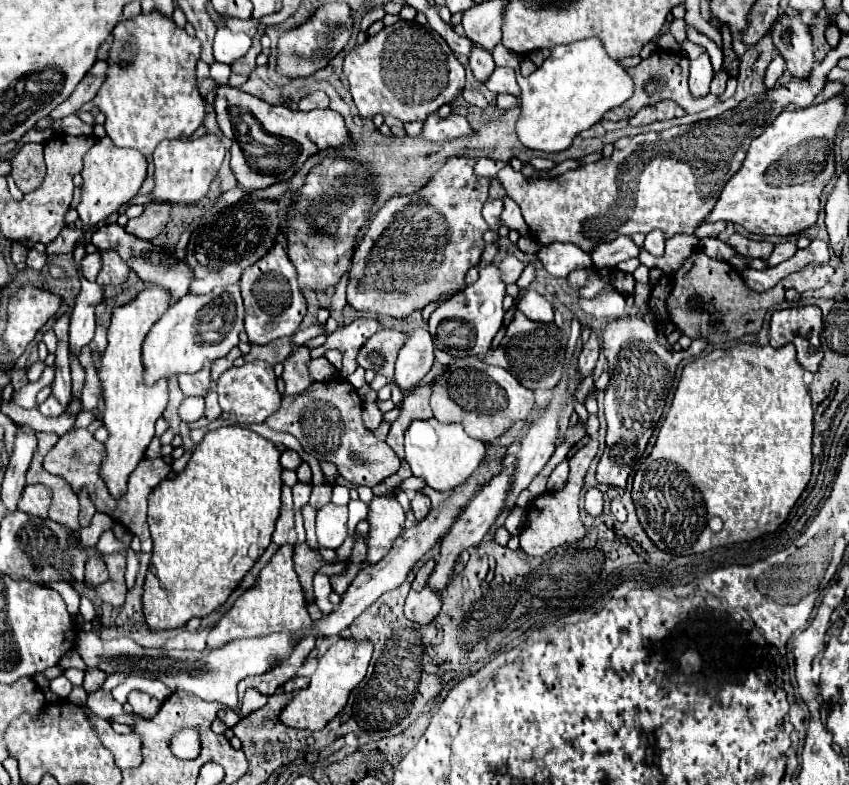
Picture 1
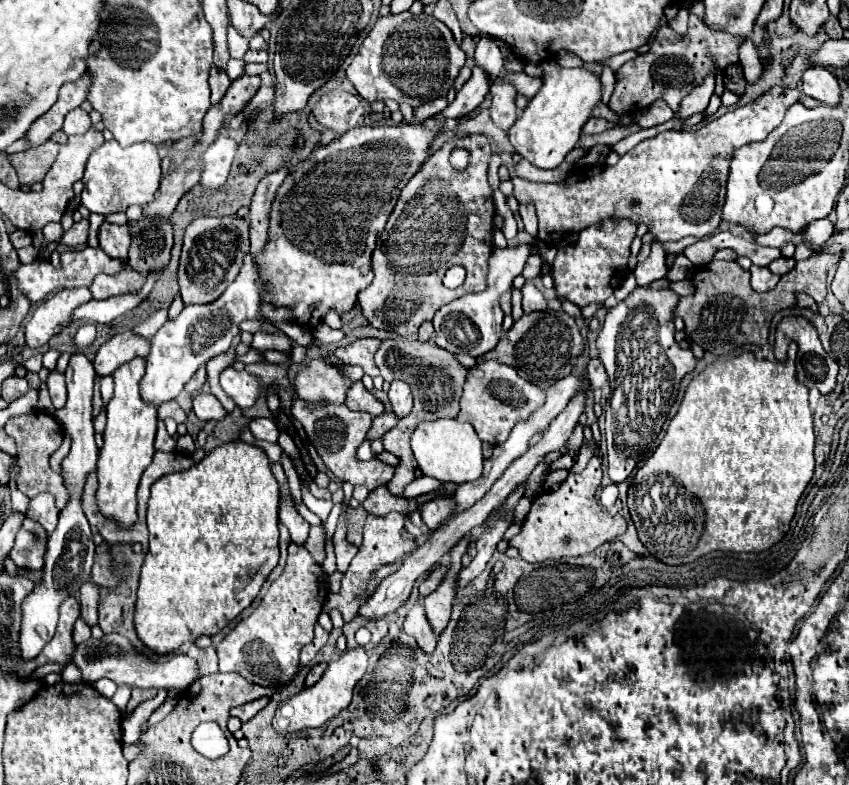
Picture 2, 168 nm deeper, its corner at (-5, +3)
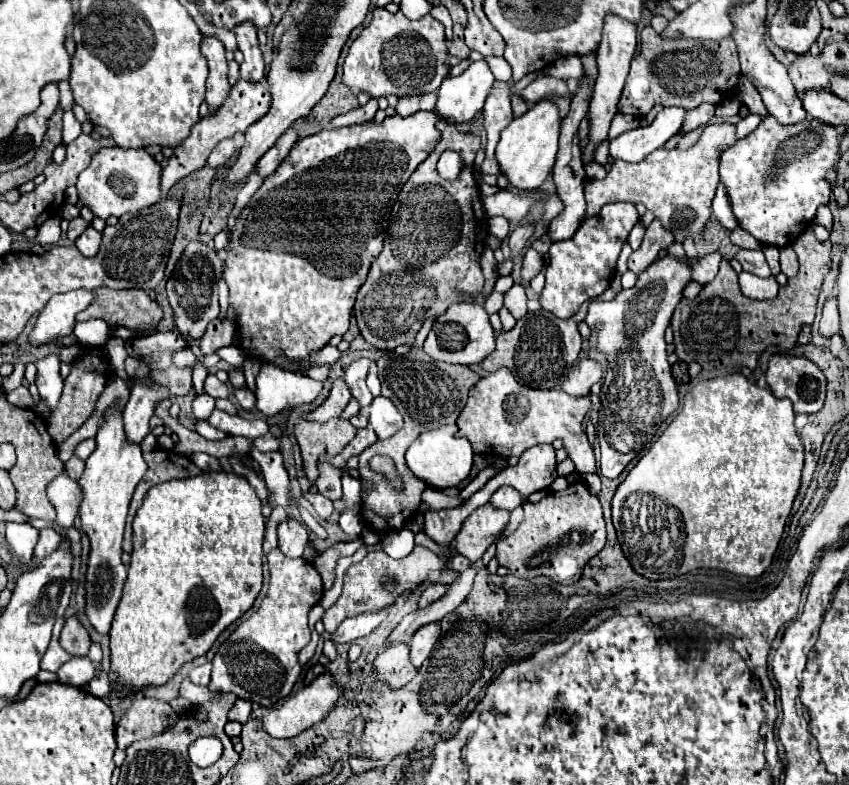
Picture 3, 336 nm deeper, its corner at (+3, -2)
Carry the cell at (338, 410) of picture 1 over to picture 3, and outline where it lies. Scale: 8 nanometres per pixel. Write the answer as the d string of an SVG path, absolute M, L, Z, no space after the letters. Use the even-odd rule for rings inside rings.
M300 419L294 427L296 441L304 459L304 473L310 481L318 477L316 461L320 455L338 455L356 435L356 427L346 419L330 419L326 423Z

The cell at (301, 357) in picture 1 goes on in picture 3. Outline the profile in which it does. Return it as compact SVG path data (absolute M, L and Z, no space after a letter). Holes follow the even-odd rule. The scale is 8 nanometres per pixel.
M338 379L338 381L334 381L334 387L332 387L328 399L316 411L312 411L310 415L306 415L306 419L308 421L324 423L324 421L328 421L332 417L338 417L346 409L346 405L348 405L350 399L352 399L352 395L350 395L346 383L342 379Z

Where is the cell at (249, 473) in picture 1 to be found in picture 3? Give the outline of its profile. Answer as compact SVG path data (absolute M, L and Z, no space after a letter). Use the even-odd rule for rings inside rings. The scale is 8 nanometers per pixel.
M220 471L220 473L202 473L202 475L190 477L190 479L172 479L168 483L160 483L148 491L144 505L138 509L136 519L134 519L134 539L132 539L134 551L132 551L132 559L128 565L128 579L126 579L120 605L118 605L114 621L112 621L112 629L110 629L110 671L112 671L112 675L116 675L116 679L112 681L112 687L118 687L116 689L118 699L134 695L150 685L168 683L184 663L188 663L200 655L206 655L208 649L214 645L216 637L254 605L254 601L260 593L260 587L262 587L262 539L264 539L262 503L258 499L256 491L252 489L252 485L236 473Z

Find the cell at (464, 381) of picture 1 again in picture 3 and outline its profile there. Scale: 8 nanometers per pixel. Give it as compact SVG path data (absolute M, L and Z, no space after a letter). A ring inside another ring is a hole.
M500 369L482 377L472 389L464 411L458 417L458 433L466 437L480 455L520 457L526 449L542 443L562 439L566 453L576 465L578 473L596 473L594 451L588 445L582 421L590 409L590 395L572 397L560 387L530 389L516 381L508 369Z

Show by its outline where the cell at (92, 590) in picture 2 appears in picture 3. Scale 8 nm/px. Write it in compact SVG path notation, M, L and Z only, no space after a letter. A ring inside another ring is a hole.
M76 615L66 619L62 635L60 635L60 645L72 655L72 657L86 657L90 649L90 637L86 629L78 623Z

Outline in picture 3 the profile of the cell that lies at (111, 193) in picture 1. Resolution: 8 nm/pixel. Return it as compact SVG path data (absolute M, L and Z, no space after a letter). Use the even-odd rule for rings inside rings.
M110 147L100 149L92 163L80 173L76 189L80 203L86 205L96 217L108 219L110 215L120 217L130 211L138 211L146 205L154 205L162 199L160 191L160 163L144 149L122 149Z

